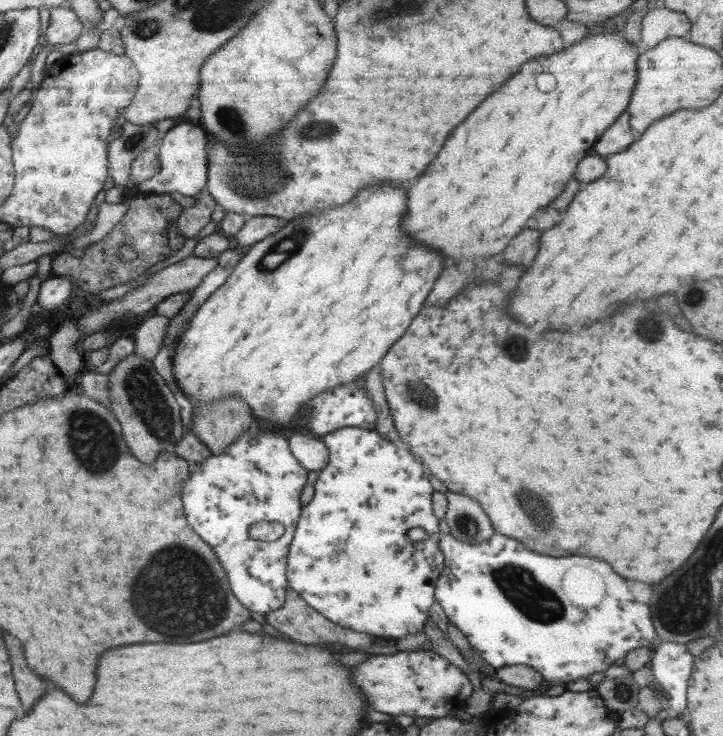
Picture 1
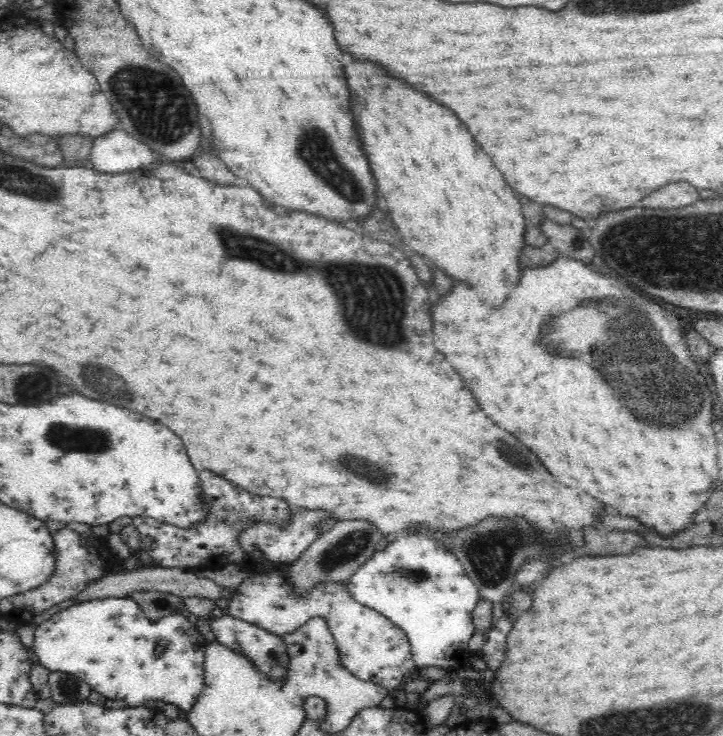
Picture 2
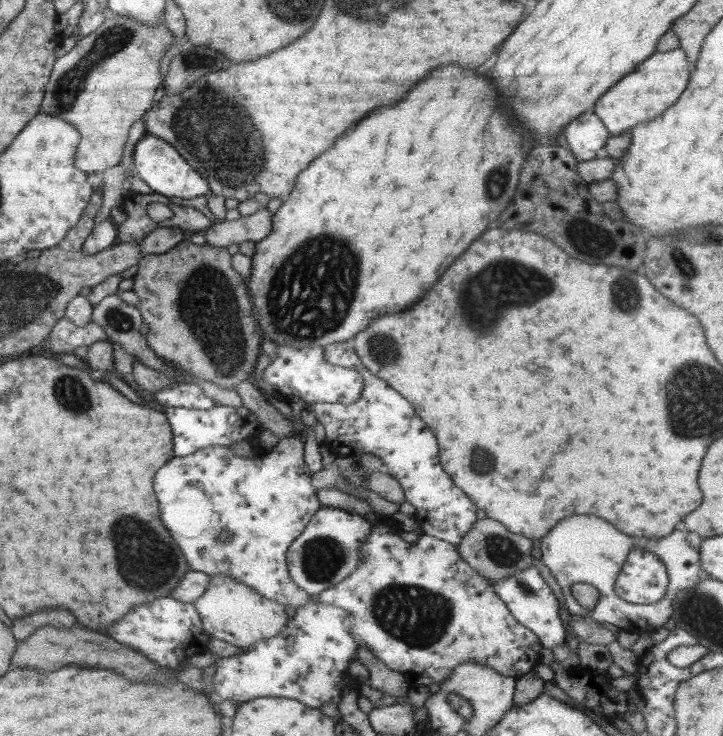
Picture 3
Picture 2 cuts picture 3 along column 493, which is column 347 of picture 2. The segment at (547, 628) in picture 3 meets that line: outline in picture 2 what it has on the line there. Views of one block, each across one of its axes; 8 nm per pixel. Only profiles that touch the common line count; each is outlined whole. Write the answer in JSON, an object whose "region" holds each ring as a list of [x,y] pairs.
{"region":[[[427,534],[393,536],[384,550],[375,552],[354,571],[346,587],[356,602],[383,614],[407,634],[412,658],[418,669],[423,666],[439,666],[448,671],[466,670],[468,644],[474,632],[473,612],[482,596],[458,558],[448,552],[442,543]]]}

